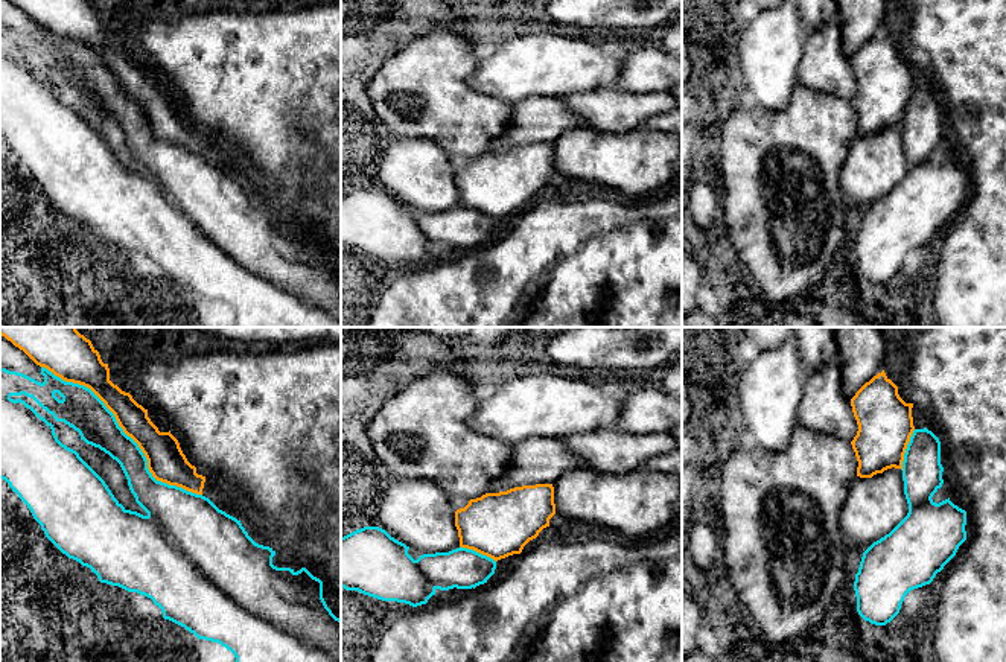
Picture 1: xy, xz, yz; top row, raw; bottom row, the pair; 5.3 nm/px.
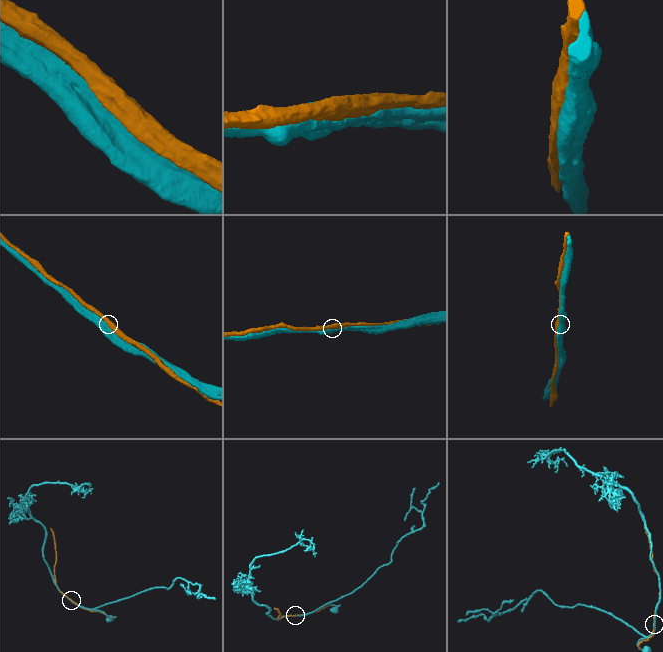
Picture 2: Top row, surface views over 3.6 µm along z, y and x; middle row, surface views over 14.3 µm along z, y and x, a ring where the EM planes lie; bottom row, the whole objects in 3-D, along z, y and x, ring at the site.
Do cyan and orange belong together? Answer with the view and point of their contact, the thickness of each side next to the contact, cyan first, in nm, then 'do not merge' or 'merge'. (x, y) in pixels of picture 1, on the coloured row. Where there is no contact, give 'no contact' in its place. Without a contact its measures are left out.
contact xy (124, 432); calibres 220 and 190 nm; do not merge

